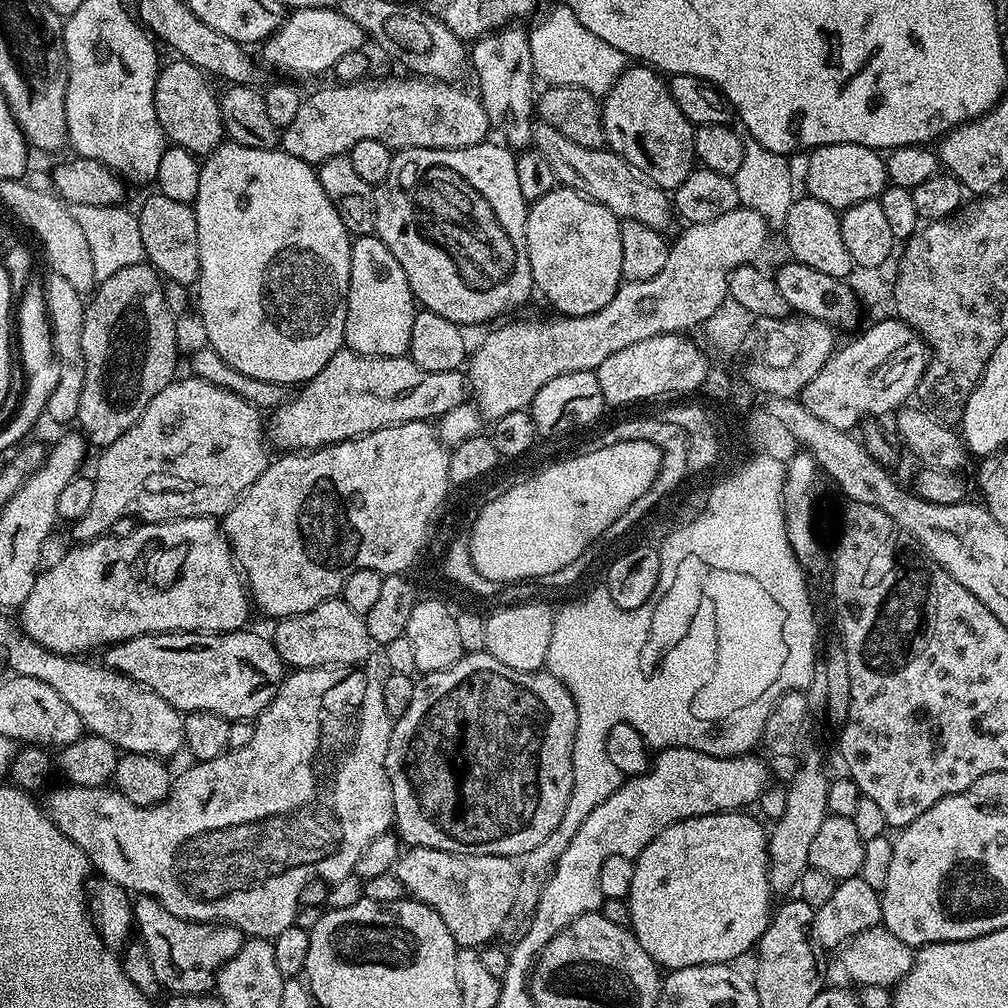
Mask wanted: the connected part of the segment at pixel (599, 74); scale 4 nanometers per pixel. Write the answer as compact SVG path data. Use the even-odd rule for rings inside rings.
M566 4L552 9L531 28L528 41L533 75L549 87L573 85L600 98L607 95L628 64L628 58L620 50L586 30Z

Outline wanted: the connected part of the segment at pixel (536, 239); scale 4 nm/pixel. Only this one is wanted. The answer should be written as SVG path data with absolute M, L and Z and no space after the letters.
M557 186L553 192L531 201L526 222L526 250L530 258L532 283L556 307L557 313L566 316L589 316L614 298L622 283L622 234L620 217L606 210L593 200L587 200L581 192Z

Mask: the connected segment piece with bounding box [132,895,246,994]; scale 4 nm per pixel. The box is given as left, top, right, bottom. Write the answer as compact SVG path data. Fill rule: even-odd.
M137 895L132 900L132 919L144 949L150 954L161 989L172 994L211 993L220 967L242 950L246 939L244 933L232 924L204 924L201 920L178 918L153 896Z

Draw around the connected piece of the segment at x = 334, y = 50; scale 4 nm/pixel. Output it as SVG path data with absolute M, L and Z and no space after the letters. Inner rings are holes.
M297 8L289 11L284 23L274 35L268 37L262 45L263 63L277 68L280 72L290 72L291 77L314 76L318 72L331 73L334 62L351 52L361 51L365 47L366 37L362 26L350 22L344 12L331 8Z

